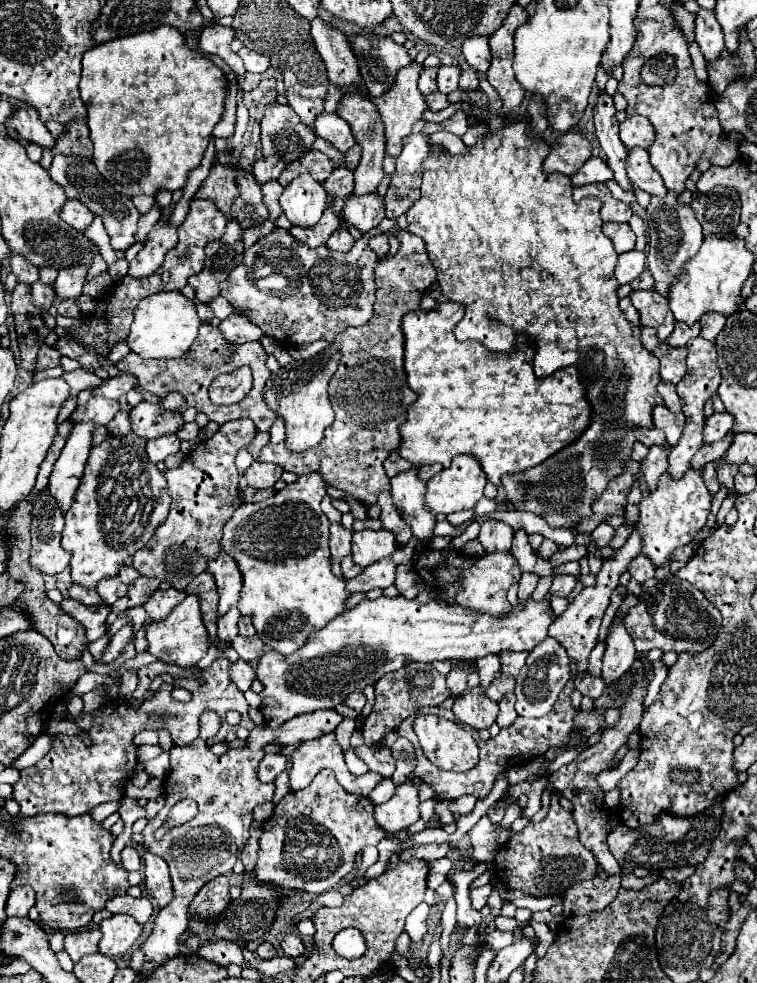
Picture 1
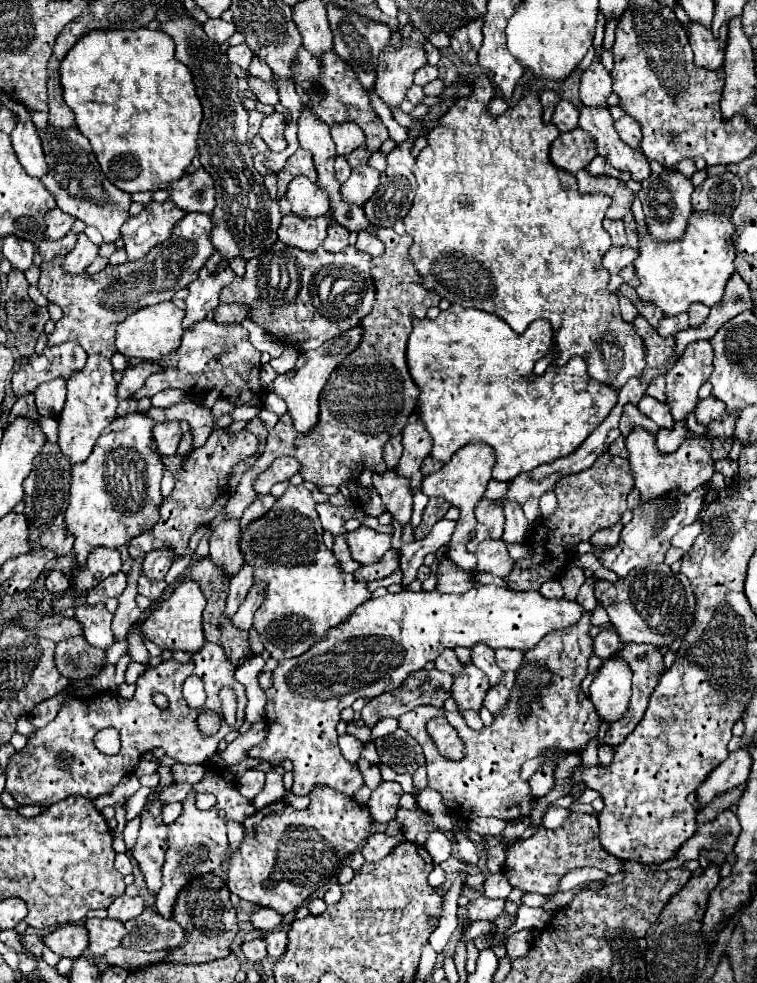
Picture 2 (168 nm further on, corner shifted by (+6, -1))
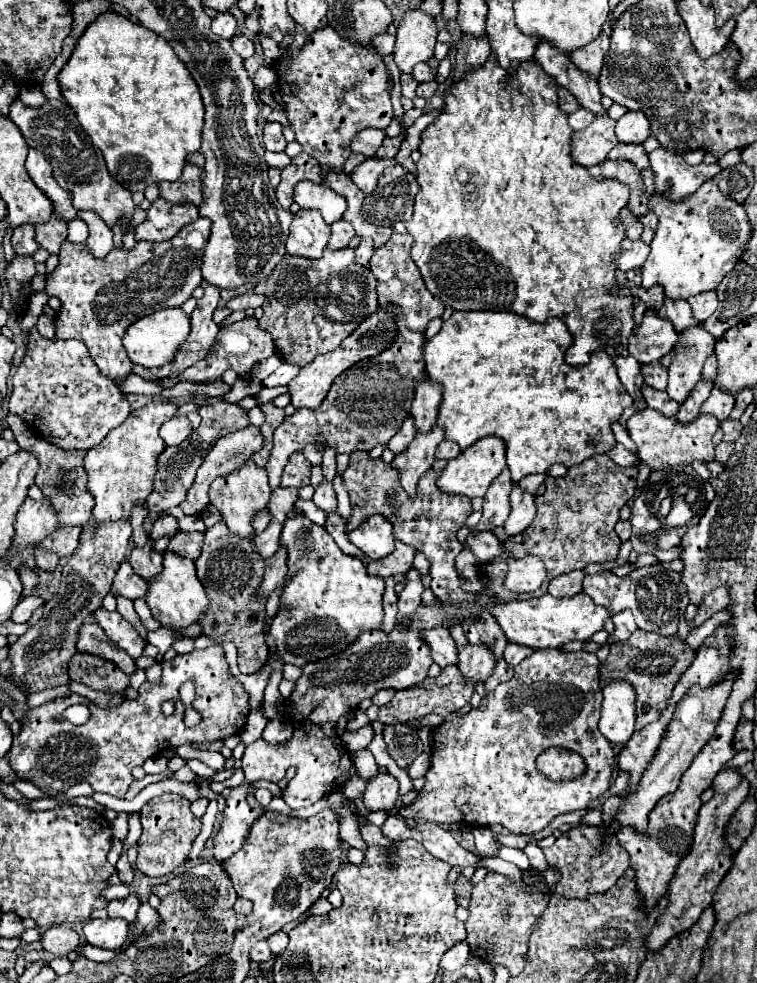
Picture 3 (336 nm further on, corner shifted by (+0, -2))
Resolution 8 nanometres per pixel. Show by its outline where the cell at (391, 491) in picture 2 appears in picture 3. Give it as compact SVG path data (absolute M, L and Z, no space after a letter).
M433 425L433 429L429 433L417 433L415 439L409 443L409 447L395 455L391 465L395 469L399 469L401 485L411 497L415 493L417 479L433 465L435 449L443 439L445 439L445 435L441 433L441 429L437 429L437 425Z

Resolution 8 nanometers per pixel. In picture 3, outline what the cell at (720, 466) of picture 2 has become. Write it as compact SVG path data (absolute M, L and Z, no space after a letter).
M721 441L717 447L715 447L715 459L719 463L727 463L729 461L729 455L733 453L733 443L727 443L727 441Z

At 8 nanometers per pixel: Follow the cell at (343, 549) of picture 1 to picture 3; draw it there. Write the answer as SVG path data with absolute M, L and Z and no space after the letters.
M321 481L319 487L315 489L315 495L313 495L313 501L319 509L323 509L325 513L333 513L337 511L337 497L335 497L335 491L333 491L333 483L331 481Z

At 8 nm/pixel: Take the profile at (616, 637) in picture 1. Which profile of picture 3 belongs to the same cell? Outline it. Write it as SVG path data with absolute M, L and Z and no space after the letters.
M615 681L603 689L599 731L613 745L627 745L635 731L635 689L627 681Z

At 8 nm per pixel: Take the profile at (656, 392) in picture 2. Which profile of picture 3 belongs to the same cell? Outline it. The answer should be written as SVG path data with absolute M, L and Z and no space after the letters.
M659 361L653 365L641 365L641 373L643 373L645 385L651 385L661 391L667 387L667 369Z

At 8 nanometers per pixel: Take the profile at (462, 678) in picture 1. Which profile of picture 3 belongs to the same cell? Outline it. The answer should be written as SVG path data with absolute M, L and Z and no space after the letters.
M437 627L437 629L429 629L423 633L425 643L431 649L431 657L439 667L447 667L447 665L455 665L457 663L457 645L449 633L449 629L445 627Z

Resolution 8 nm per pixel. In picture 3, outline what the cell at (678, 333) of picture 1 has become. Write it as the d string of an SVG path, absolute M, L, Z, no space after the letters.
M665 297L665 303L663 307L659 309L659 315L669 319L677 331L683 331L687 327L693 327L697 325L699 321L691 315L691 309L689 309L689 303L687 301L669 301L669 297Z

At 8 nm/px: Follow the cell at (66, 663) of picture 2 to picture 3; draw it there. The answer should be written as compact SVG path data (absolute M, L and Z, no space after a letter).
M75 653L69 663L69 677L91 689L123 693L129 685L129 675L121 673L117 665L95 655Z

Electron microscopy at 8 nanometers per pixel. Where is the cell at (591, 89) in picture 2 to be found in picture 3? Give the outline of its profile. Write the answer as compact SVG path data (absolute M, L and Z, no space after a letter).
M603 31L597 35L597 41L591 41L589 45L577 49L577 53L571 53L571 61L587 71L593 79L599 77L601 73L601 67L603 67L603 57L609 49L609 35L605 35Z

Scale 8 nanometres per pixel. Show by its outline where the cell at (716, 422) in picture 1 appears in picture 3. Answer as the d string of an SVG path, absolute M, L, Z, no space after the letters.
M713 387L709 399L701 405L701 413L715 415L719 421L723 421L723 419L729 417L733 405L735 405L735 397L731 393L725 393L723 389Z

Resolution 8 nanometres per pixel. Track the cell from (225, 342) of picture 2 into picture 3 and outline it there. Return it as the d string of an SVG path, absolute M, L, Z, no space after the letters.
M245 317L243 321L237 321L237 323L221 327L221 339L217 339L217 343L211 349L211 353L205 359L201 359L199 363L195 363L193 367L185 369L179 375L179 381L201 383L201 381L207 381L207 379L219 379L227 369L235 369L239 377L245 377L247 373L251 373L251 369L259 361L263 361L263 359L267 359L271 355L275 355L275 341L273 341L273 337L269 337L269 333L265 333L259 327L257 319Z

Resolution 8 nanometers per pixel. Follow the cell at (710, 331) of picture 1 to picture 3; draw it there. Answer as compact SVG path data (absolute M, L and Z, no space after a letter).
M713 291L713 293L699 293L699 295L695 295L695 297L689 297L687 303L689 303L691 309L693 309L693 317L695 317L699 323L703 323L703 321L707 321L707 319L713 315L713 311L717 309L717 293L715 293L715 291Z

